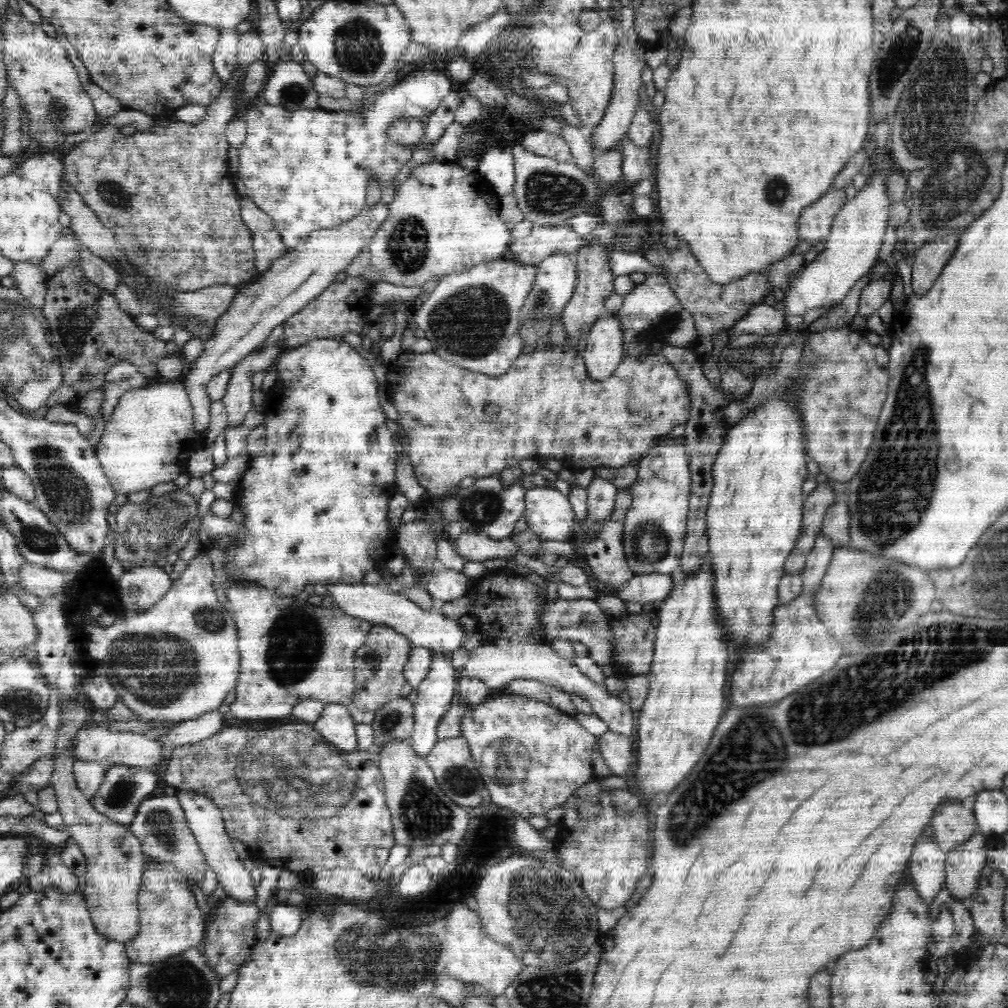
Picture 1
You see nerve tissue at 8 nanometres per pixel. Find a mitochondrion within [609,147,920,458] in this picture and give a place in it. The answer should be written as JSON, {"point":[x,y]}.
{"point":[666,325]}

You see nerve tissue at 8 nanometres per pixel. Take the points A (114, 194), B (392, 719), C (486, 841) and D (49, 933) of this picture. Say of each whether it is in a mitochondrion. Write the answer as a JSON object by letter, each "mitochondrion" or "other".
{"A":"mitochondrion","B":"mitochondrion","C":"other","D":"other"}

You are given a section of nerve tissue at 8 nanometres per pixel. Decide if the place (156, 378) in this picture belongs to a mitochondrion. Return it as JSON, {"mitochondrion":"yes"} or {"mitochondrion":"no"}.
{"mitochondrion":"no"}

